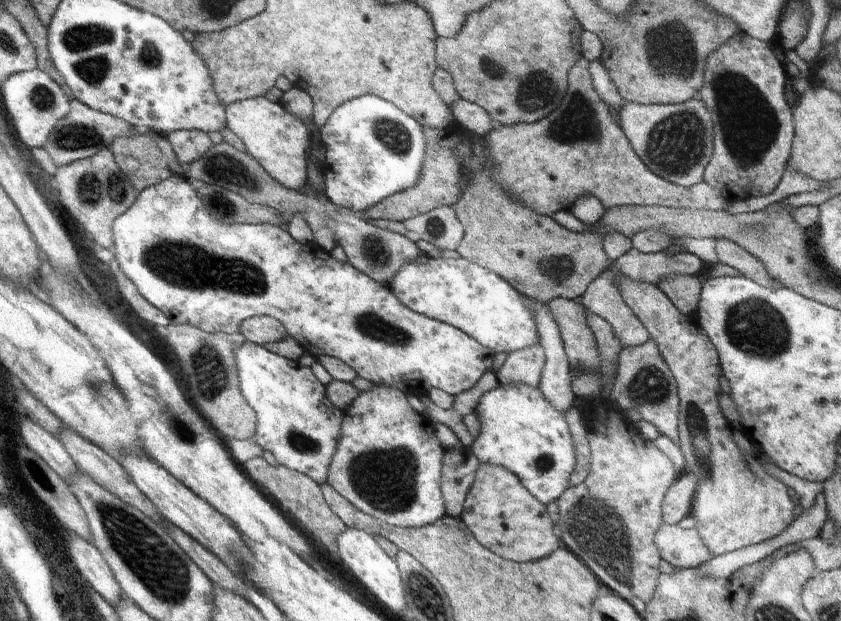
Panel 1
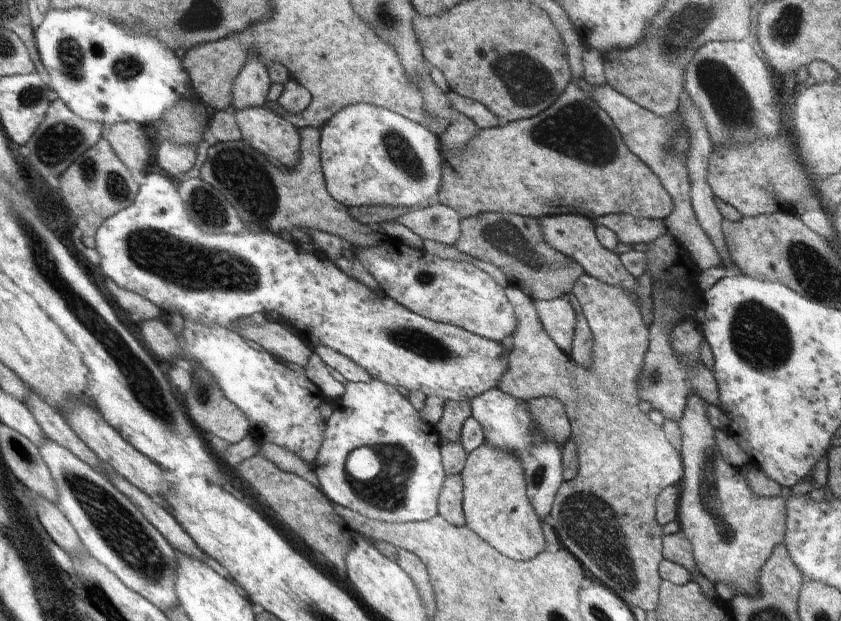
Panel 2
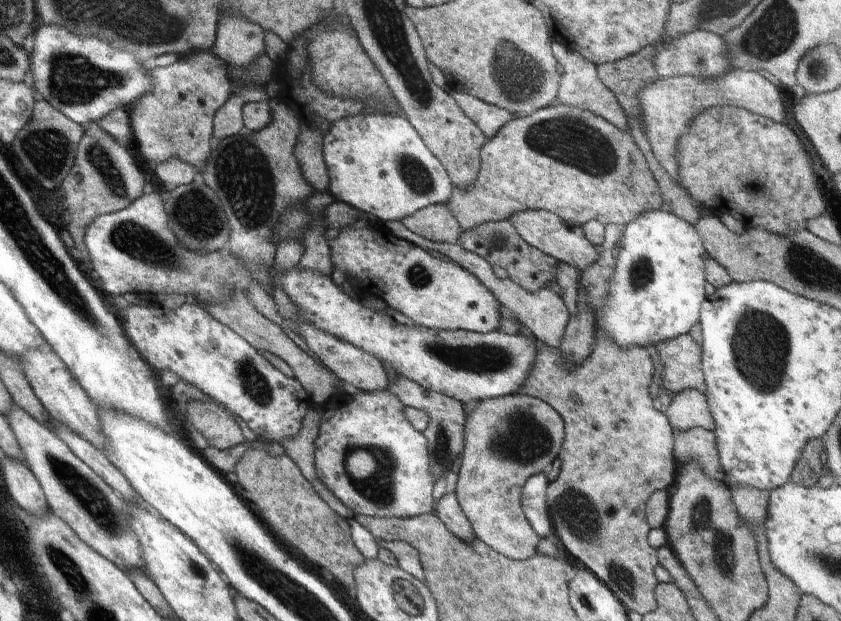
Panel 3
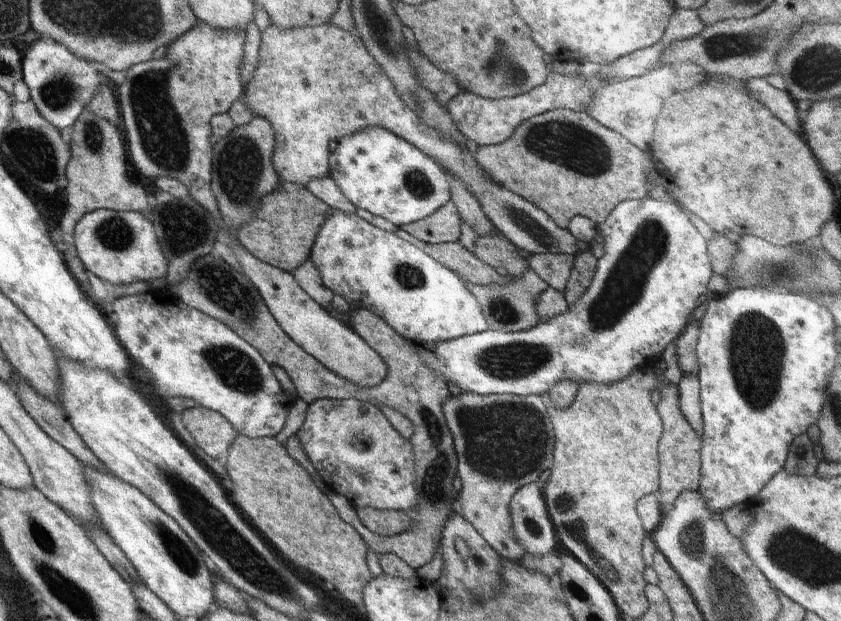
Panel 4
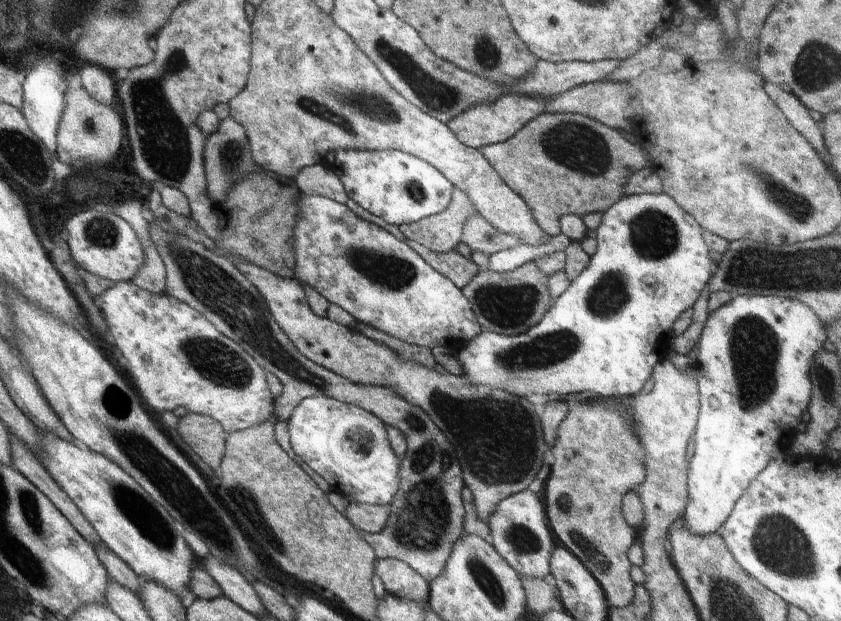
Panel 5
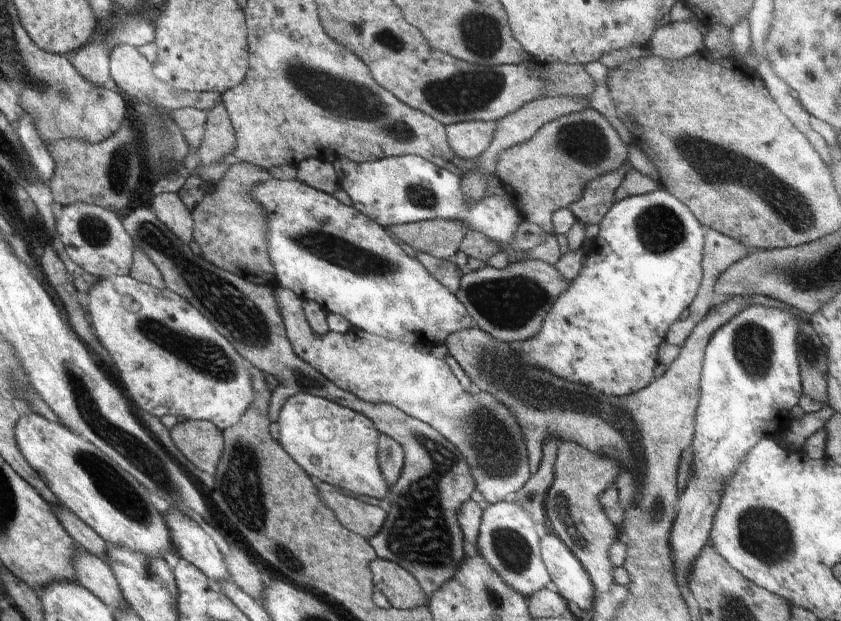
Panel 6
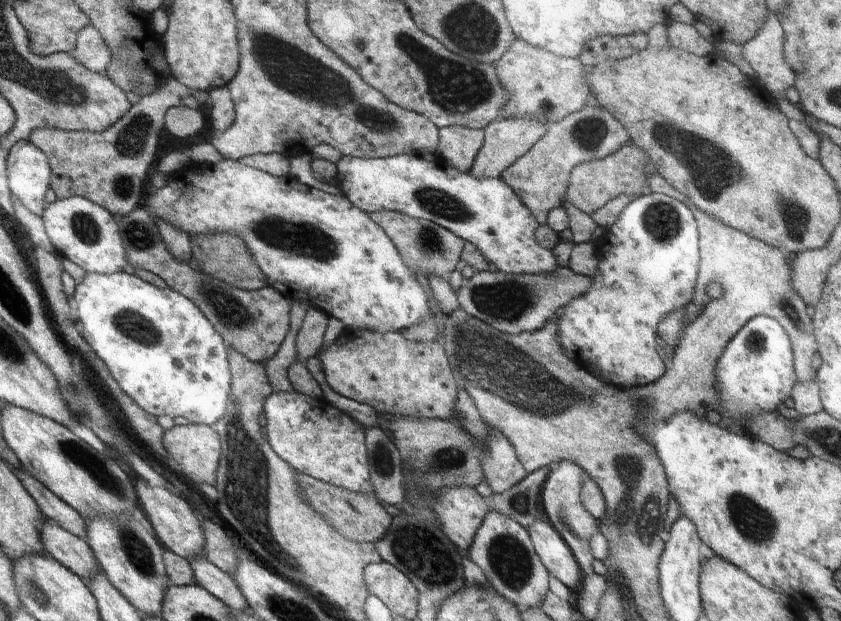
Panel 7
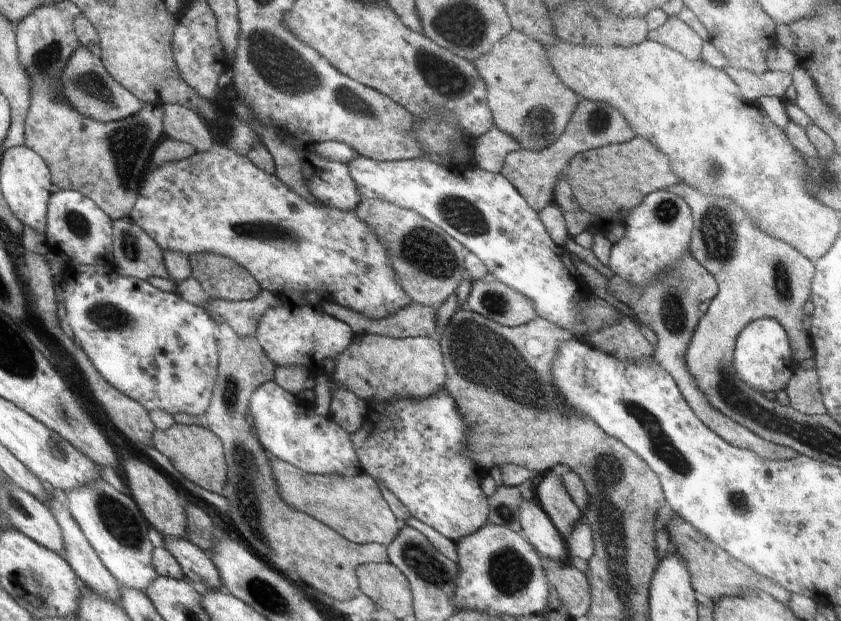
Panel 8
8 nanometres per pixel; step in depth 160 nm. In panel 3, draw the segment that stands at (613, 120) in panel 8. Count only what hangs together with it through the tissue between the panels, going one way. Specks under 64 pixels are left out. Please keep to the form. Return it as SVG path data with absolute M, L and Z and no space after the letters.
M554 103L554 105L548 105L543 109L533 112L530 116L512 119L508 124L505 124L500 128L491 139L486 140L480 148L479 155L481 158L478 171L479 175L476 176L471 185L465 186L464 188L457 187L453 184L451 195L445 204L450 209L450 212L456 217L456 220L464 231L466 229L470 230L472 227L482 223L508 219L514 213L523 210L542 209L543 211L553 212L554 214L557 214L564 223L568 223L569 225L583 225L584 223L593 220L597 220L603 225L610 223L625 225L626 223L635 221L643 213L665 208L659 184L656 182L655 176L652 174L651 168L648 166L643 152L640 152L640 149L636 146L631 133L620 130L613 124L610 124L607 120L604 120L601 116L598 116L589 110L575 107L574 105Z

